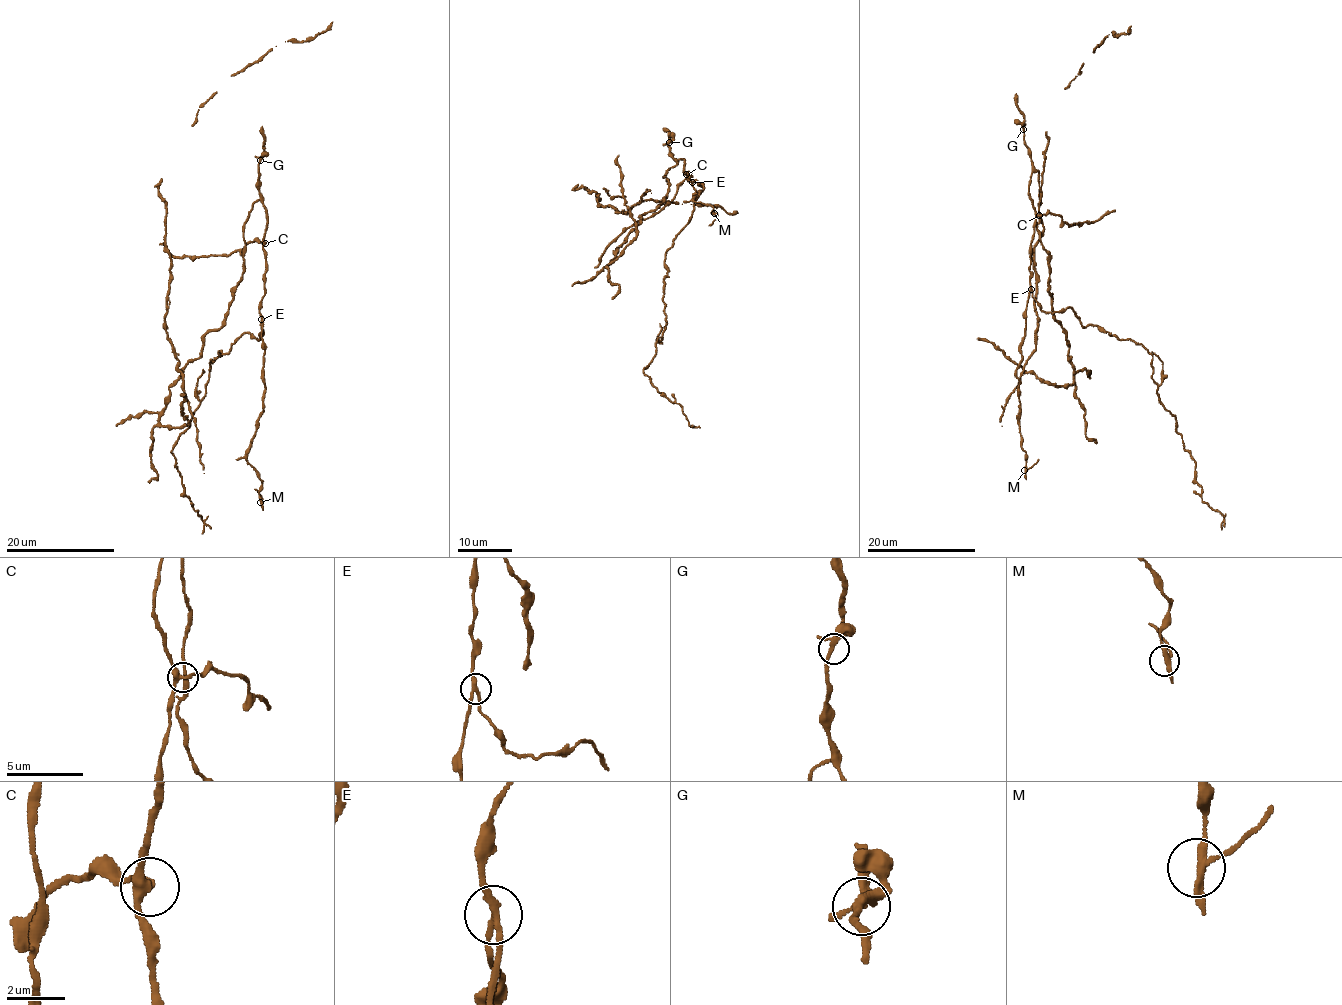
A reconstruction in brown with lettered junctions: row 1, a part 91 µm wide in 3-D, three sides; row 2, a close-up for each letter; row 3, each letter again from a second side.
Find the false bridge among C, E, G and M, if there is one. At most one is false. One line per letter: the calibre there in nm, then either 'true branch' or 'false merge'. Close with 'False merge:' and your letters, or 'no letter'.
C: calibre 280 nm; true branch
E: calibre 220 nm; false merge
G: calibre 240 nm; true branch
M: calibre 240 nm; true branch
False merge: E

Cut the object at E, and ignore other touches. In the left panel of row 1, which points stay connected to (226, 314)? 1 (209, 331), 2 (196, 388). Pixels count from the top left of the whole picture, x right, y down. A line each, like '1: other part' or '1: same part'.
1: same part
2: other part

